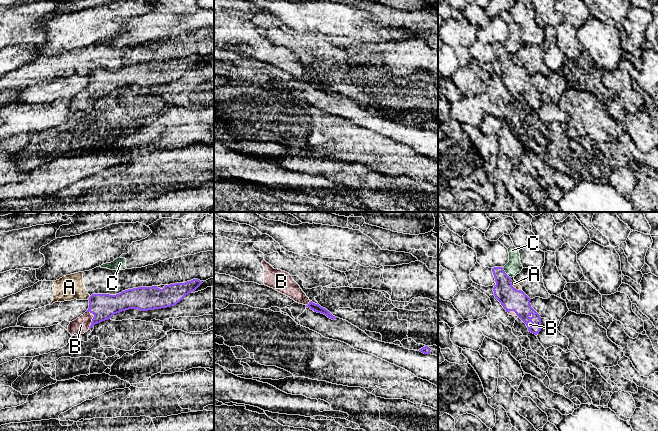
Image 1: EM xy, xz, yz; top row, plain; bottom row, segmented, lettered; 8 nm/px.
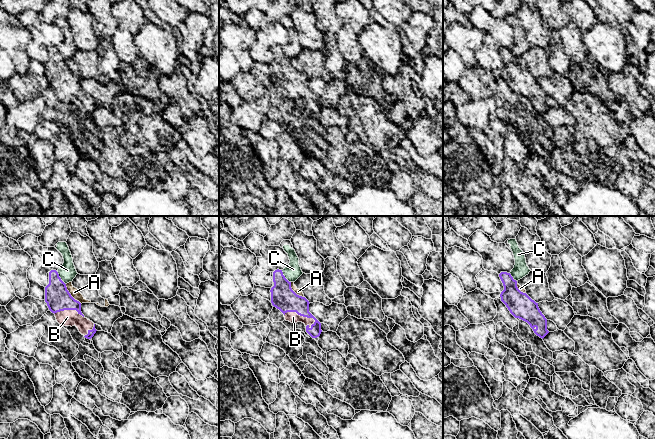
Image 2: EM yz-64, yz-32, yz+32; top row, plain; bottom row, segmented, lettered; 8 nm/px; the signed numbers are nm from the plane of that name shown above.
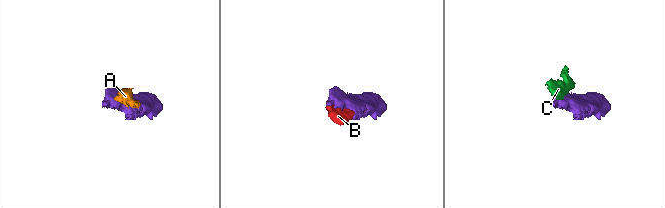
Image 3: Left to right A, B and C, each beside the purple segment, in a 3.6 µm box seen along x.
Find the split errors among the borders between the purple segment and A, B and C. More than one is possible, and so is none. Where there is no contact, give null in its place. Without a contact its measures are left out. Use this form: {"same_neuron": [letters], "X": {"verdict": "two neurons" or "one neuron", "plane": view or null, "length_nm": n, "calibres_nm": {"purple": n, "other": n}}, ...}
{"same_neuron": ["B"], "A": {"verdict": "two neurons", "plane": "yz", "length_nm": 140, "calibres_nm": {"purple": 180, "other": 50}}, "B": {"verdict": "one neuron", "plane": "xy", "length_nm": 150, "calibres_nm": {"purple": 200, "other": 130}}, "C": {"verdict": "two neurons", "plane": "yz", "length_nm": 110, "calibres_nm": {"purple": 180, "other": 120}}}

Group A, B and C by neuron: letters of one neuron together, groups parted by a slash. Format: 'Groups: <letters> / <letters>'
Groups: A / B / C

